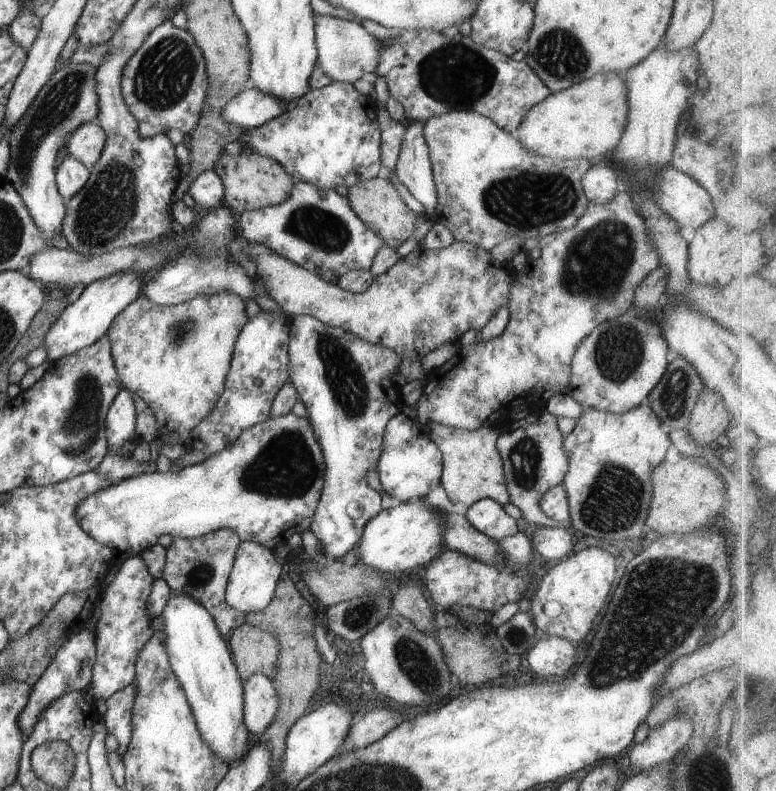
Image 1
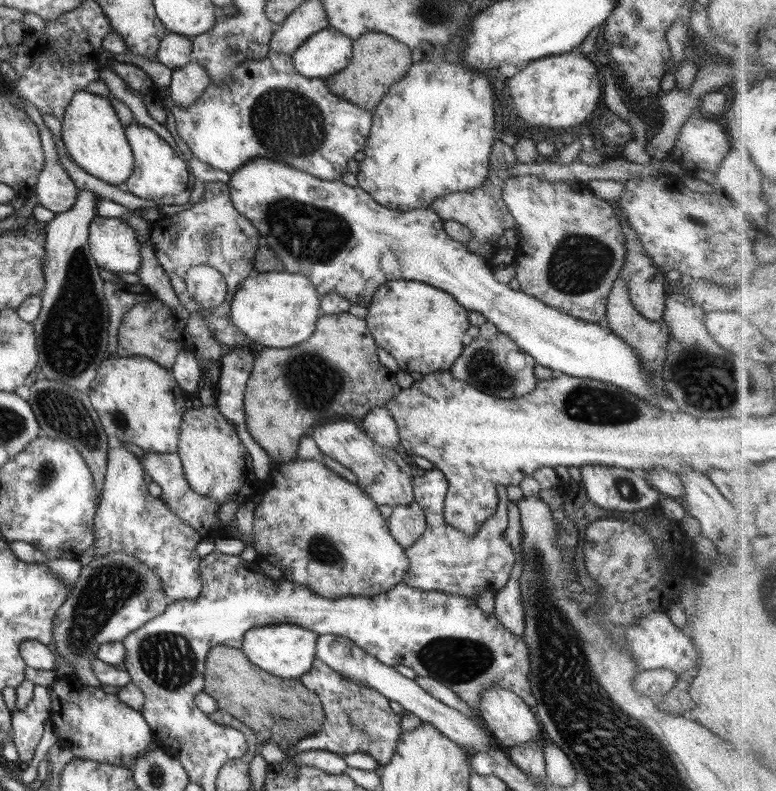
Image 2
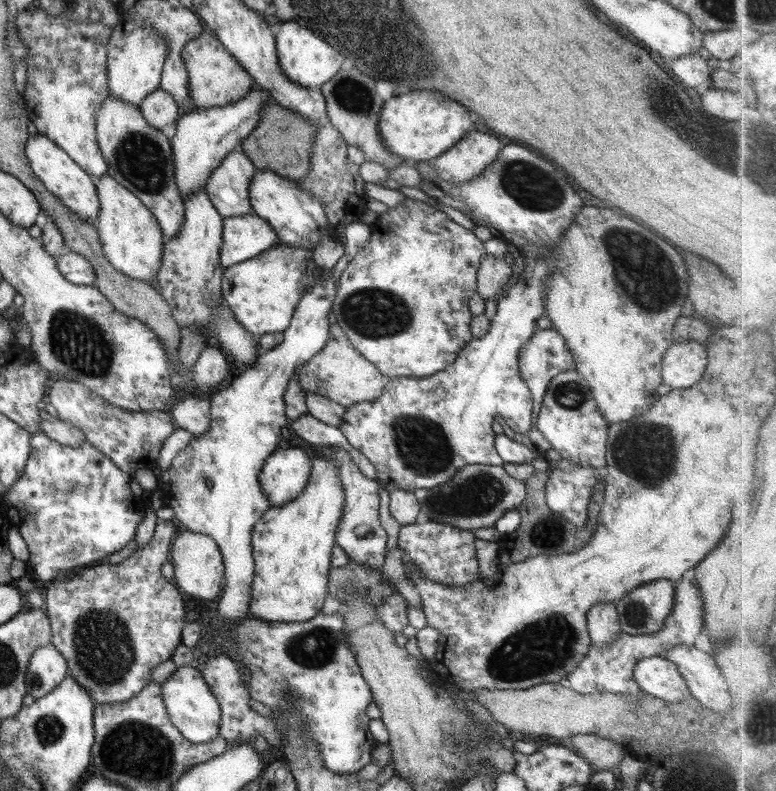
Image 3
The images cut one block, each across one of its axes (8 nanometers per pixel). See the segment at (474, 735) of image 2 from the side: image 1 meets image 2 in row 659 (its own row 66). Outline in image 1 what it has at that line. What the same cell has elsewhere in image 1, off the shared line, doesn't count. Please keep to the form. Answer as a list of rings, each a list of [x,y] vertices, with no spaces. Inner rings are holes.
[[[314,13],[316,22],[317,64],[332,81],[354,83],[363,78],[373,79],[378,62],[378,41],[358,21],[343,20]]]

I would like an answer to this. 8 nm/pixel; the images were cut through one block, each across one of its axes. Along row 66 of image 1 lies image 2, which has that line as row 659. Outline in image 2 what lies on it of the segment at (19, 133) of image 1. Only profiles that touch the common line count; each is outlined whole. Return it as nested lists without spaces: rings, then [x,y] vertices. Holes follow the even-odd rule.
[[[109,552],[103,557],[96,556],[88,566],[81,568],[72,592],[54,615],[51,641],[54,642],[58,656],[72,666],[72,676],[76,676],[82,685],[99,687],[102,684],[95,678],[91,667],[91,660],[96,657],[97,647],[106,642],[116,642],[126,638],[127,634],[141,627],[151,618],[162,614],[170,603],[172,600],[168,600],[163,593],[161,580],[142,561],[131,554]]]

